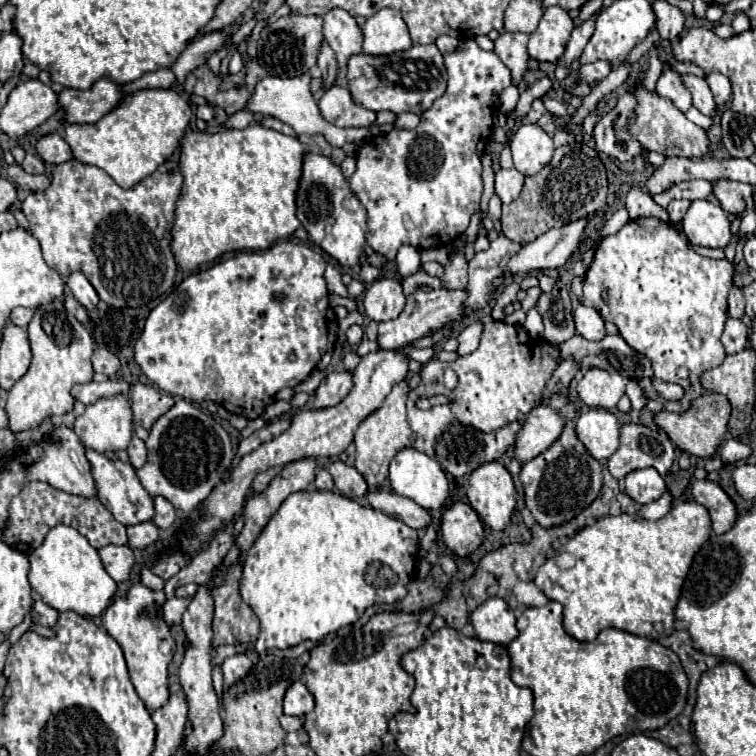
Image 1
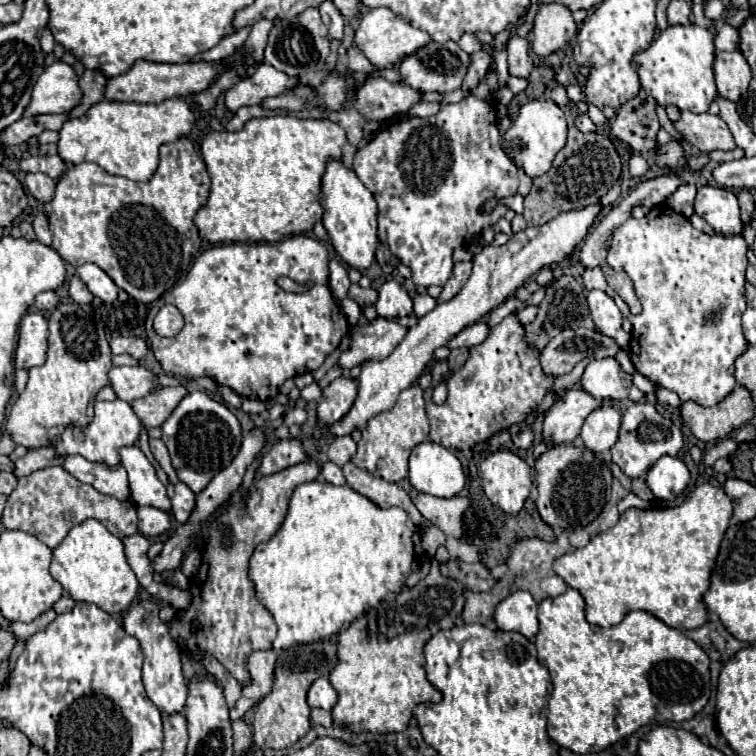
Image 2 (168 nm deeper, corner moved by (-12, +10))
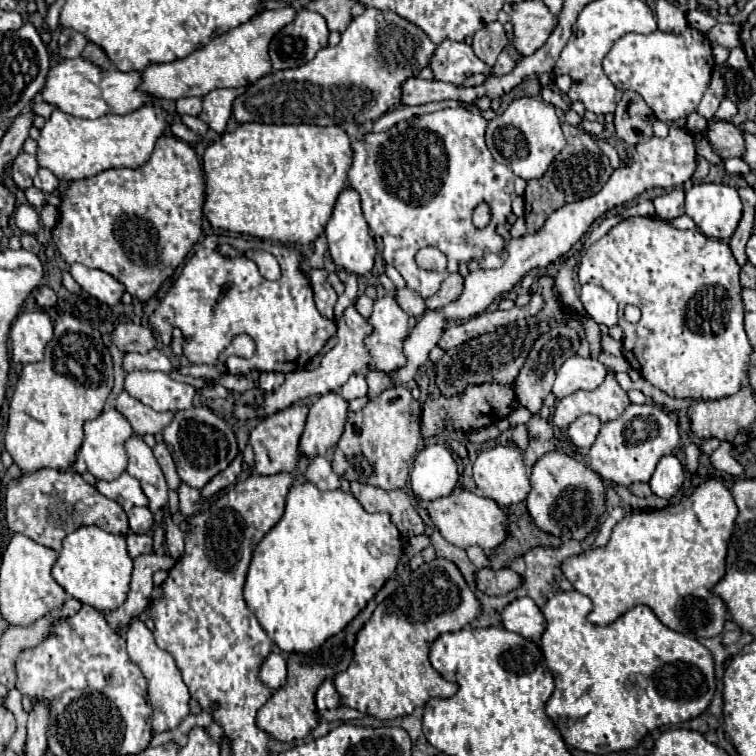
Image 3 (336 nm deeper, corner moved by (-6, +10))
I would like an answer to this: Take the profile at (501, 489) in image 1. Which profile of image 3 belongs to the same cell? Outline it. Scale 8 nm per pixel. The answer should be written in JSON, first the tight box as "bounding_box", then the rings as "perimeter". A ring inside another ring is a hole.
{"bounding_box":[474,446,530,506],"perimeter":[[[496,446],[490,450],[484,450],[478,454],[474,462],[474,482],[482,490],[486,498],[496,500],[500,506],[512,506],[518,502],[524,502],[530,492],[530,480],[528,470],[522,462],[522,450],[516,446]]]}

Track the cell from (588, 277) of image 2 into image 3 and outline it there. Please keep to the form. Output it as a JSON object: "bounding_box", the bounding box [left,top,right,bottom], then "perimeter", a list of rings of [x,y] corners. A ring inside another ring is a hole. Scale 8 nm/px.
{"bounding_box":[578,218,752,400],"perimeter":[[[628,218],[622,220],[620,224],[616,224],[614,228],[610,228],[608,234],[604,234],[600,240],[596,240],[588,252],[584,254],[582,262],[580,262],[580,270],[578,270],[578,280],[580,284],[598,284],[604,290],[608,290],[612,294],[612,298],[618,302],[618,326],[624,330],[624,338],[622,338],[622,354],[624,358],[632,364],[632,368],[636,368],[640,372],[640,376],[644,380],[648,380],[652,386],[660,388],[662,392],[666,392],[668,396],[674,398],[702,398],[702,400],[718,400],[718,398],[726,398],[736,394],[748,380],[748,370],[750,370],[750,354],[752,354],[752,344],[744,332],[744,304],[742,304],[742,286],[738,282],[738,272],[740,266],[734,260],[728,242],[724,240],[716,240],[716,238],[708,238],[704,236],[700,230],[676,230],[668,224],[664,224],[658,218]],[[632,304],[638,306],[642,310],[642,318],[638,324],[630,324],[624,320],[624,308]]]}

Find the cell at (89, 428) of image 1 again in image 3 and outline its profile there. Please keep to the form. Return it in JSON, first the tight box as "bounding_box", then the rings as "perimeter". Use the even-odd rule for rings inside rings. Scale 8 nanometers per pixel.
{"bounding_box":[76,406,132,480],"perimeter":[[[108,406],[96,420],[84,422],[84,444],[76,456],[76,472],[84,474],[90,472],[98,480],[116,480],[124,470],[126,470],[126,448],[124,442],[132,436],[132,426],[130,422],[112,406]]]}

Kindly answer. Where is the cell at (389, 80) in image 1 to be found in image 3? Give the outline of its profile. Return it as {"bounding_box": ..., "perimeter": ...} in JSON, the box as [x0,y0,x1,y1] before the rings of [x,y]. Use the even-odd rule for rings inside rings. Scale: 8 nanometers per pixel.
{"bounding_box":[430,40,492,84],"perimeter":[[[444,40],[432,60],[430,60],[430,68],[436,76],[436,80],[442,82],[452,82],[452,84],[462,84],[468,76],[472,74],[483,73],[492,76],[492,68],[486,66],[472,50],[472,46],[468,46],[466,42],[452,42],[452,40]]]}

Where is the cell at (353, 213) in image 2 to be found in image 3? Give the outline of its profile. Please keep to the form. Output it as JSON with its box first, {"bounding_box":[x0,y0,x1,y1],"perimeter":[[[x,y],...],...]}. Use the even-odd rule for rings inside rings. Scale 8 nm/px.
{"bounding_box":[326,188,376,276],"perimeter":[[[346,188],[338,196],[338,200],[334,204],[332,218],[326,224],[326,240],[328,240],[330,256],[332,256],[332,260],[338,268],[344,268],[346,272],[350,272],[354,276],[364,276],[372,270],[376,244],[374,244],[374,238],[370,236],[368,224],[364,220],[364,214],[362,214],[362,208],[360,208],[360,196],[352,188]]]}

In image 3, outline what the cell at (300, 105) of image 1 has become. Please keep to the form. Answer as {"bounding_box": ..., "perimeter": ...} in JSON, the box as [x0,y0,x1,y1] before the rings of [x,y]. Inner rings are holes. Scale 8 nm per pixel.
{"bounding_box":[200,88,244,134],"perimeter":[[[222,88],[222,90],[212,90],[202,98],[202,112],[200,120],[206,122],[214,132],[222,134],[226,130],[226,122],[232,114],[232,102],[236,96],[240,96],[244,88]]]}

